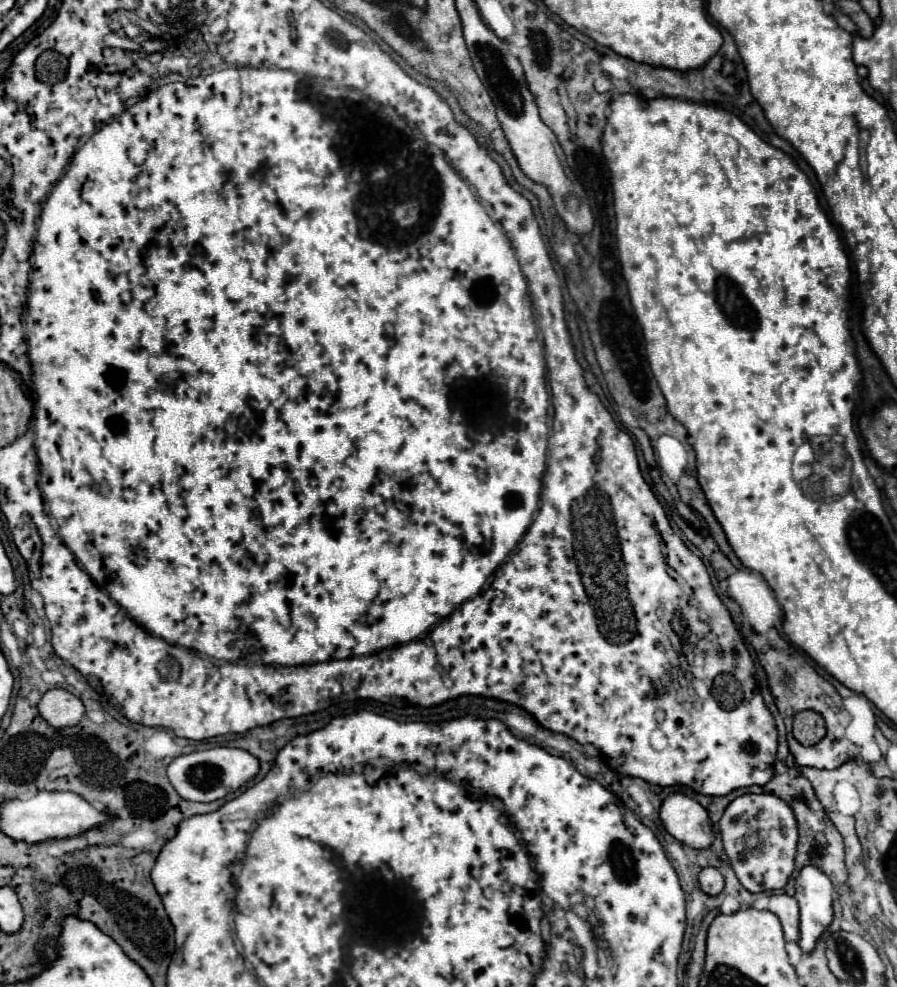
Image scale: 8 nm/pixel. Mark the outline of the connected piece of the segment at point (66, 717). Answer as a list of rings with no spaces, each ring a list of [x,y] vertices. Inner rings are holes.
[[[62,688],[48,690],[42,696],[38,710],[40,710],[40,716],[46,722],[50,722],[50,726],[54,728],[76,726],[84,716],[84,704],[72,692]]]

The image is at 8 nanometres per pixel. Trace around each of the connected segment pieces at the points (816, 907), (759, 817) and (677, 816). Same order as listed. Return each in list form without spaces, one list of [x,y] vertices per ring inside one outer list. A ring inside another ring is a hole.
[[[808,864],[800,870],[796,878],[794,898],[800,904],[800,948],[810,952],[818,936],[832,922],[832,882],[830,878],[814,864]]]
[[[742,794],[734,798],[722,818],[720,834],[730,866],[748,892],[784,888],[792,870],[798,842],[798,828],[792,810],[774,794]]]
[[[674,792],[662,802],[660,820],[664,828],[684,846],[702,850],[714,840],[706,808],[682,792]]]

